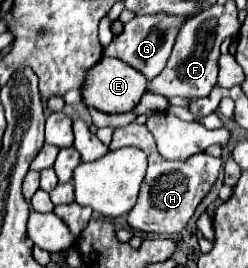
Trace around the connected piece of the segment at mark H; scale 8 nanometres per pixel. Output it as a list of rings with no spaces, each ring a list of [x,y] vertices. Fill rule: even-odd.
[[[137,122],[113,132],[113,142],[109,148],[117,150],[117,148],[125,148],[125,146],[135,146],[135,148],[145,150],[147,158],[149,158],[149,168],[147,168],[147,176],[145,176],[141,192],[139,192],[139,200],[137,200],[135,208],[127,214],[129,226],[135,230],[141,230],[141,232],[151,232],[151,234],[181,232],[187,226],[189,218],[195,214],[201,200],[209,194],[211,186],[215,184],[219,170],[223,166],[223,160],[213,158],[205,152],[199,152],[199,154],[191,156],[187,162],[165,162],[165,158],[161,158],[155,148],[153,134],[147,130],[147,126],[141,126]]]

